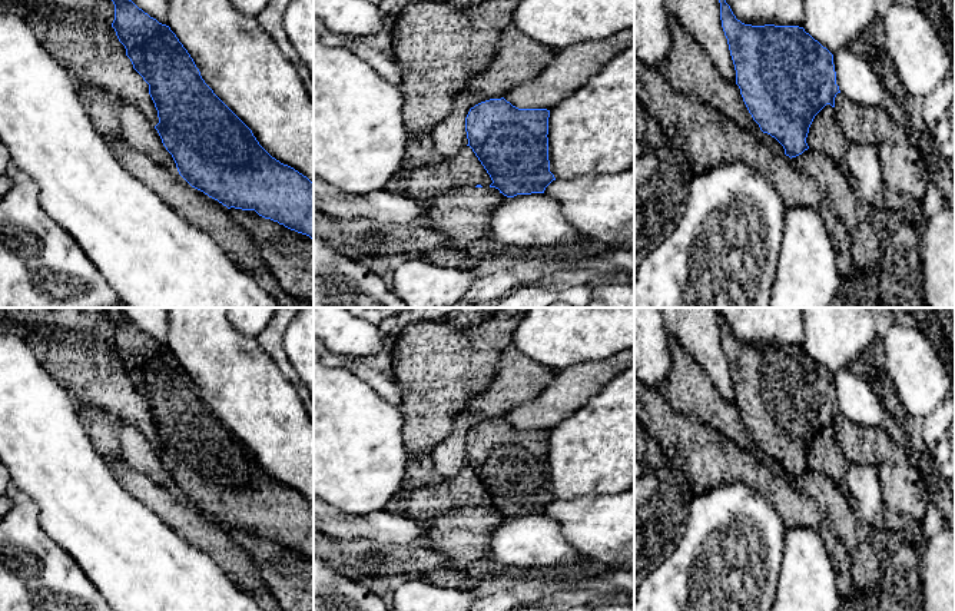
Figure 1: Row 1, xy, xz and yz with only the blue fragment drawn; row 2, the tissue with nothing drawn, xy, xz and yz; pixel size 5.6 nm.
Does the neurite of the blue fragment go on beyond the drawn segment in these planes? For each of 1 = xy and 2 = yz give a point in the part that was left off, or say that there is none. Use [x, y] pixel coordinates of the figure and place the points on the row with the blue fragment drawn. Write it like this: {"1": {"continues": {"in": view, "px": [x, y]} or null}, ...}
{"1": {"continues": null}, "2": {"continues": null}}

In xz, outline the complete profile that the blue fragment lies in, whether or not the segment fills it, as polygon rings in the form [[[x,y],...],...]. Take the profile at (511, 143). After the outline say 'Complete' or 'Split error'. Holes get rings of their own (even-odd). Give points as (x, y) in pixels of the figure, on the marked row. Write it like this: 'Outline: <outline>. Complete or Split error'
Outline: [[[490,99],[470,109],[465,117],[468,145],[495,187],[507,197],[517,195],[544,193],[556,180],[548,160],[548,117],[547,109],[518,109],[501,99]]]. Complete

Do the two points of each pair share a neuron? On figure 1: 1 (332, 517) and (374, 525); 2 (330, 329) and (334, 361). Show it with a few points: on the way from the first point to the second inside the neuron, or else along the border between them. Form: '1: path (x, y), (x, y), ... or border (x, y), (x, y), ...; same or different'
1: path (342, 525), (364, 525); same
2: border (328, 351), (337, 355), (365, 359); different

